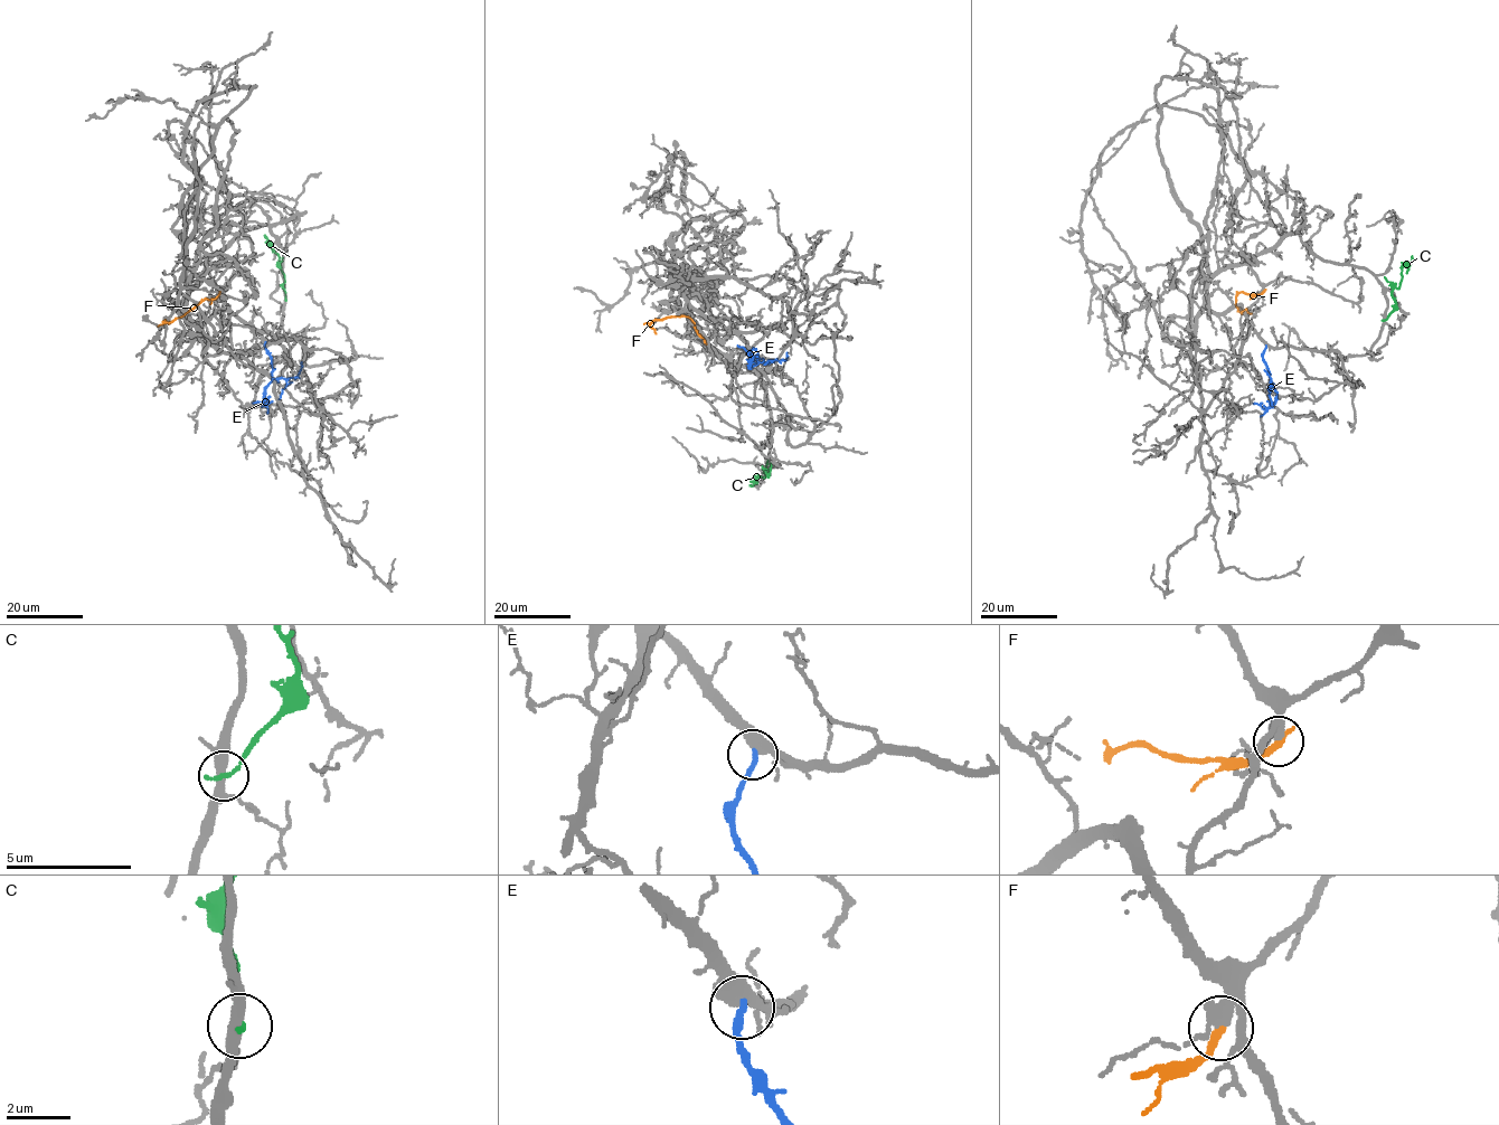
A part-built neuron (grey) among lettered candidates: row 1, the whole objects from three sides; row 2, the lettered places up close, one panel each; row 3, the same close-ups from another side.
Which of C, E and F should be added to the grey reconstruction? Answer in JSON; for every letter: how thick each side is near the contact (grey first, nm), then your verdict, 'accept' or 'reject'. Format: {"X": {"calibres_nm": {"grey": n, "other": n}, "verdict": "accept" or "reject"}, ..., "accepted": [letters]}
{"C": {"calibres_nm": {"grey": 320, "other": 190}, "verdict": "reject"}, "E": {"calibres_nm": {"grey": 440, "other": 240}, "verdict": "accept"}, "F": {"calibres_nm": {"grey": 280, "other": 320}, "verdict": "reject"}, "accepted": ["E"]}

